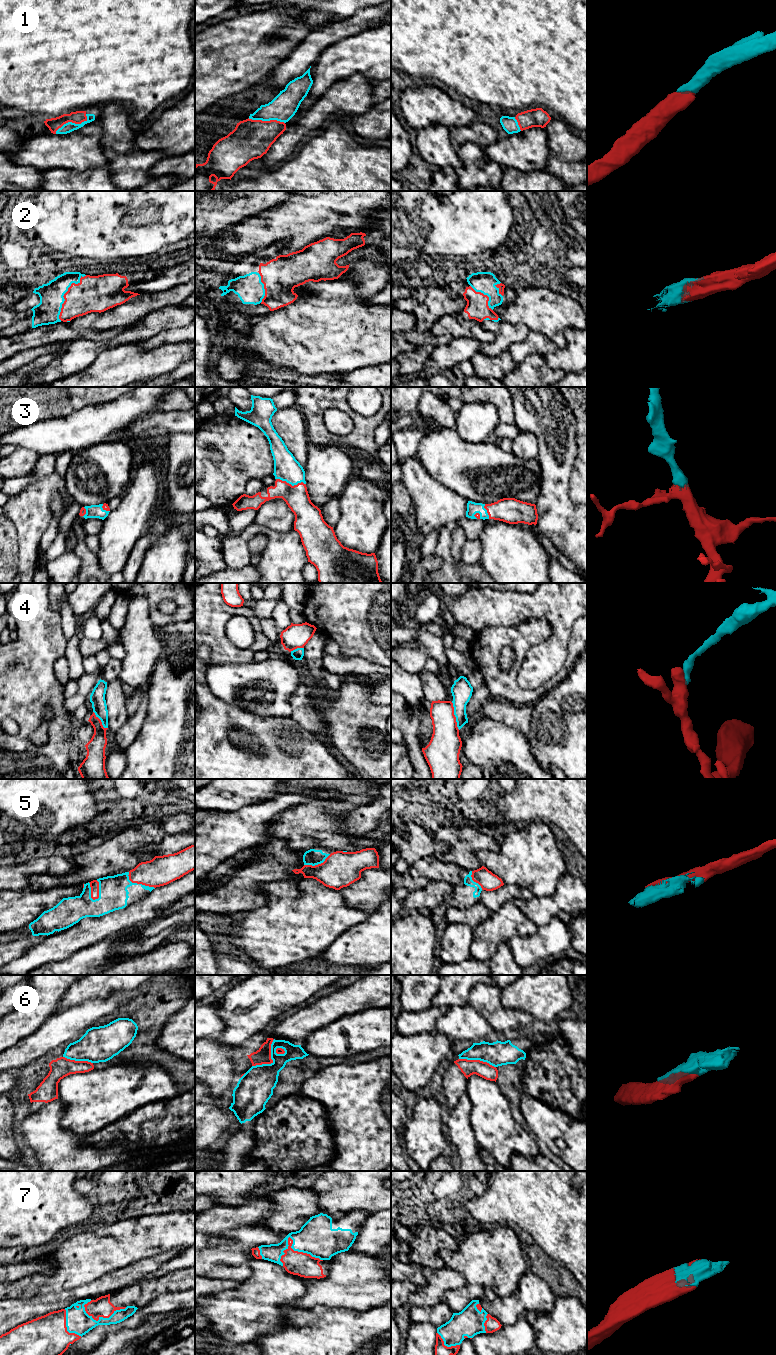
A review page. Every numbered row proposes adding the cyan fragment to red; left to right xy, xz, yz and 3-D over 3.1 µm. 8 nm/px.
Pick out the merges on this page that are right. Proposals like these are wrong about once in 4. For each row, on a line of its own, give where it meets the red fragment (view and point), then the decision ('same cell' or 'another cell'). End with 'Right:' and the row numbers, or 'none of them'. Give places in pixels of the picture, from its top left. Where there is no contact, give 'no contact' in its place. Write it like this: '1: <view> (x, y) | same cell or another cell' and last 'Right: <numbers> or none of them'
1: xy (72, 122) | same cell
2: xy (64, 294) | same cell
3: xz (290, 484) | same cell
4: yz (454, 716) | another cell
5: xy (98, 891) | same cell
6: xz (272, 1060) | another cell
7: xz (299, 1252) | same cell
Right: 1, 2, 3, 5, 7

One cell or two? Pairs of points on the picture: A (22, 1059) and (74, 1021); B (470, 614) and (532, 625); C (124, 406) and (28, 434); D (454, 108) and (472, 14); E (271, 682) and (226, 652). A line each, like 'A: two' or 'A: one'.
A: one
B: two
C: one
D: two
E: two

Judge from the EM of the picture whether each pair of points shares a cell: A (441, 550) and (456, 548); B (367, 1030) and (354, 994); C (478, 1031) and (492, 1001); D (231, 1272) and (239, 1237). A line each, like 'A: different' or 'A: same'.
A: different
B: different
C: different
D: same

